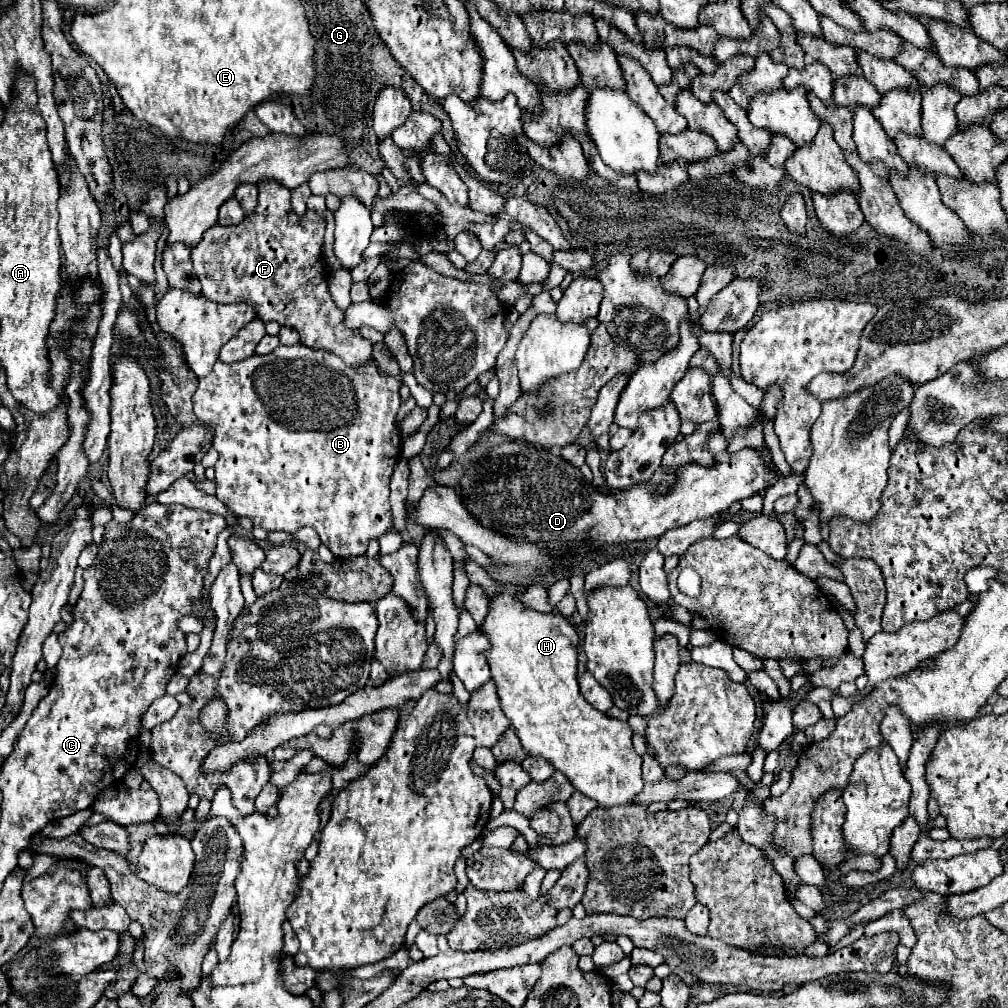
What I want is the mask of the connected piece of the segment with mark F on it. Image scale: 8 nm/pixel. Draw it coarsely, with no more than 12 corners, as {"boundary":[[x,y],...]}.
{"boundary":[[290,189],[192,249],[202,295],[248,303],[348,365],[372,343],[328,293],[324,219]]}

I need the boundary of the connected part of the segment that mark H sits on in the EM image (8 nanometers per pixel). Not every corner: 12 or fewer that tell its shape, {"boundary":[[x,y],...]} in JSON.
{"boundary":[[506,583],[478,629],[524,751],[630,805],[632,729],[584,701],[578,633]]}

